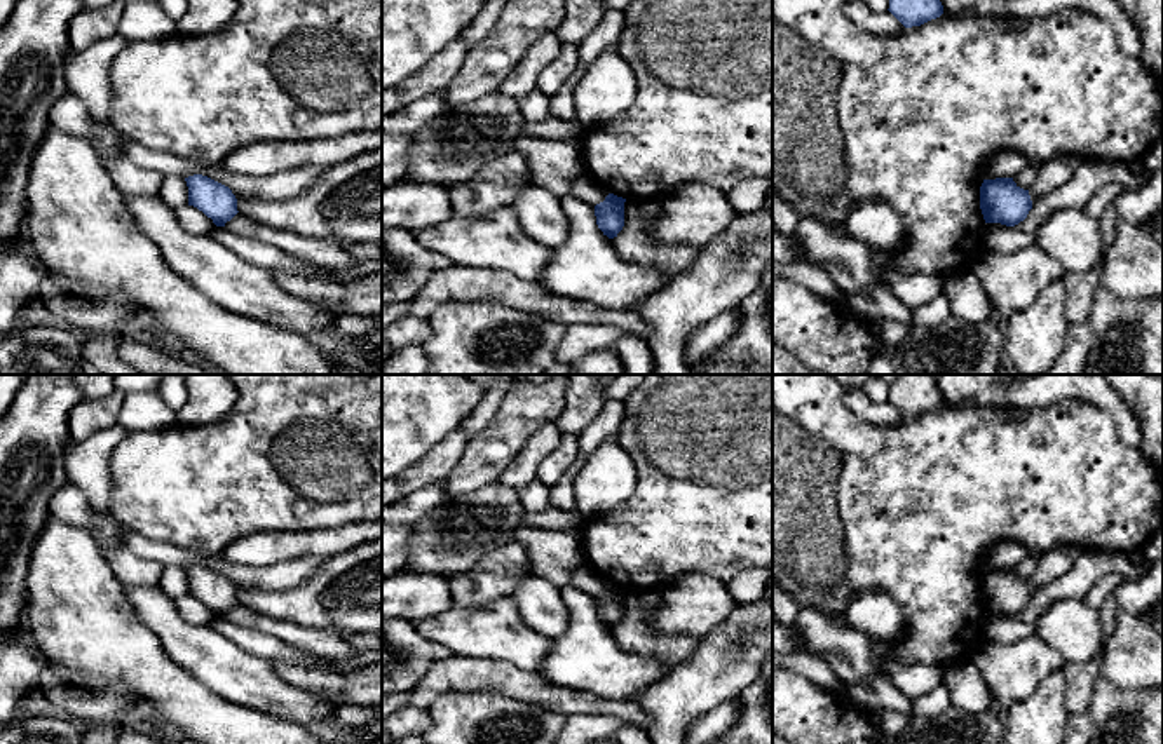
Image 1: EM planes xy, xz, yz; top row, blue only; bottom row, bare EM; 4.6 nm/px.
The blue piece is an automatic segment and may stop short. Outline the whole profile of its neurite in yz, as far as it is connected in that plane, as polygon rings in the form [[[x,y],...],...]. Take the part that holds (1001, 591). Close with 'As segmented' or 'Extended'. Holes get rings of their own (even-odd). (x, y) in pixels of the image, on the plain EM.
[[[1013,568],[983,570],[980,599],[985,613],[1015,617],[1027,608],[1032,591],[1029,580],[1020,578]]]. As segmented

